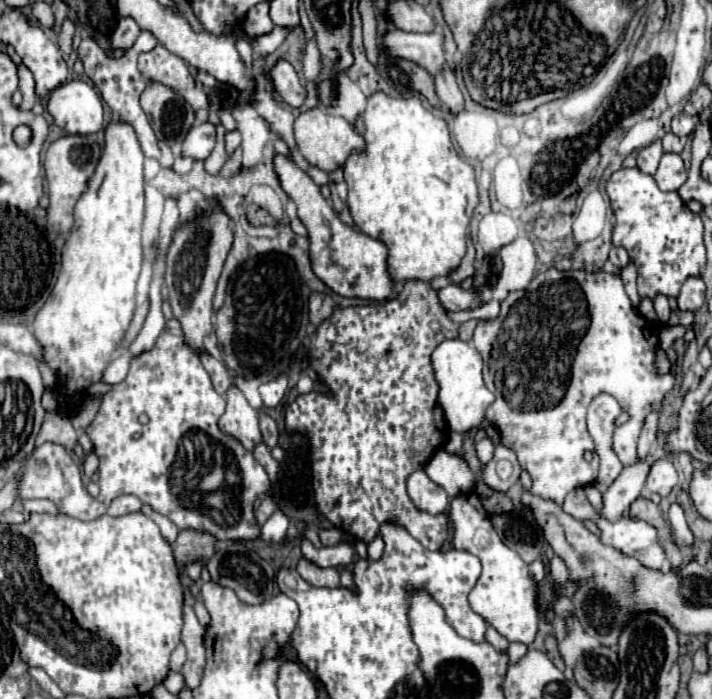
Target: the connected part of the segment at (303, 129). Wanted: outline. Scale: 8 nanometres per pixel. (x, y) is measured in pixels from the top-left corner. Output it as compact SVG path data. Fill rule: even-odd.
M320 107L316 109L308 109L302 111L296 121L294 121L294 135L296 135L296 145L300 155L314 167L320 167L322 171L330 173L336 167L342 167L348 159L348 155L354 149L362 149L364 147L364 139L352 129L352 123L348 123L342 117L334 117L324 113Z

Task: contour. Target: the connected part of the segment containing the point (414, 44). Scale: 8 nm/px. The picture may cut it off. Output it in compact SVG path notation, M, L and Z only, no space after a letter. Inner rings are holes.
M394 29L394 33L386 33L382 37L382 43L390 49L390 53L394 53L394 57L418 61L418 65L426 65L432 75L446 69L442 33L406 33Z

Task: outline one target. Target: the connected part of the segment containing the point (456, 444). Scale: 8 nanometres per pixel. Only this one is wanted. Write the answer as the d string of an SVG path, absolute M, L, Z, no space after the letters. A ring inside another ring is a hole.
M450 433L448 441L442 449L450 455L462 455L462 435L460 433Z

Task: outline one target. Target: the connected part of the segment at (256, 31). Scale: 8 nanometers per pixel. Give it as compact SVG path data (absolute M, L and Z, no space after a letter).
M264 1L264 3L258 3L254 9L250 9L250 13L246 13L242 25L248 35L262 35L262 33L272 31L274 23L270 21L268 9L270 9L270 3Z

